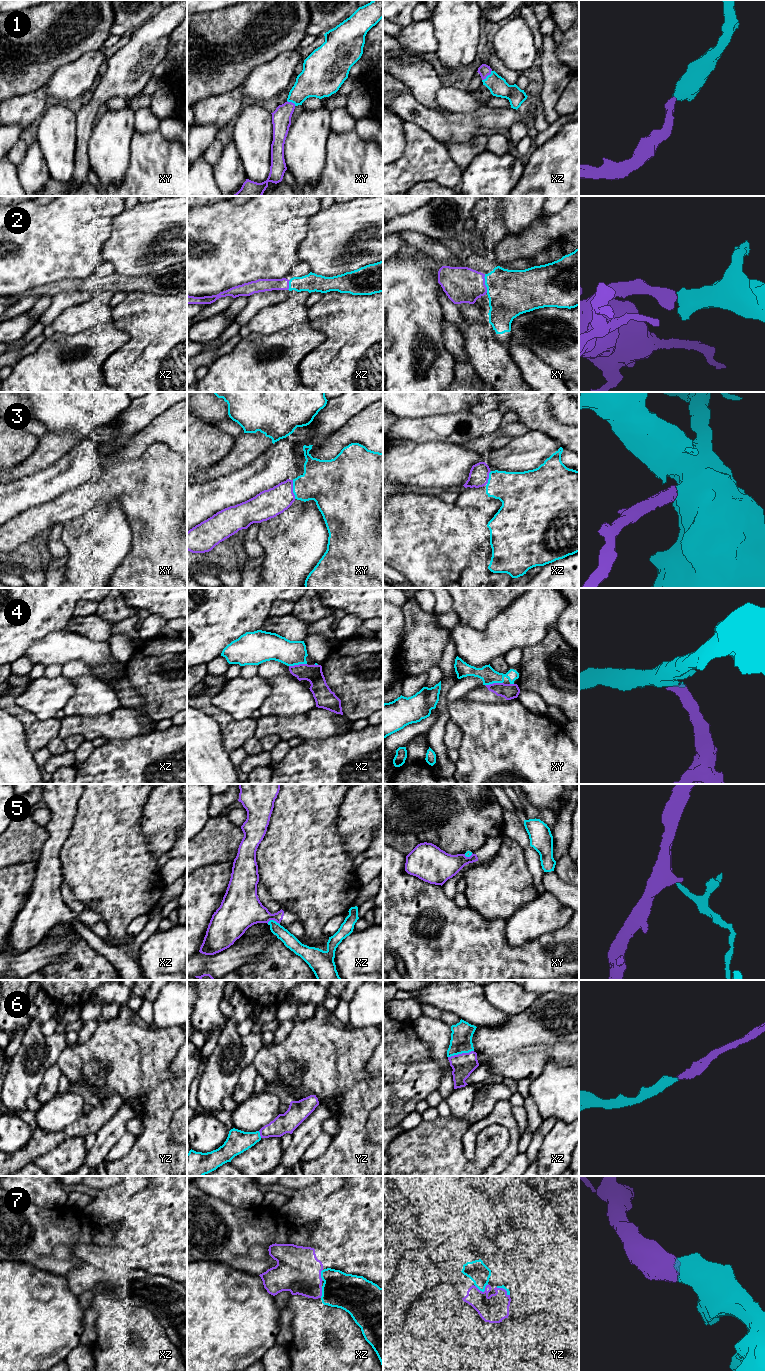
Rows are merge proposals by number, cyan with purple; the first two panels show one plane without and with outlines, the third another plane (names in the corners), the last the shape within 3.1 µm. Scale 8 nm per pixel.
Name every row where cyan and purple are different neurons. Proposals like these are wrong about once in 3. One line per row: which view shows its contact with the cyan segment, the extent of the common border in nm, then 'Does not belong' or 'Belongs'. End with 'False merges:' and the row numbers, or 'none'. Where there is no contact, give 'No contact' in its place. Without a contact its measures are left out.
1: Touches cyan in xz. Shared border 120 nm. Belongs
2: Touches cyan in xy. Shared border 150 nm. Belongs
3: Touches cyan in xy. Shared border 150 nm. Belongs
4: Touches cyan in xz. Shared border 150 nm. Does not belong
5: Touches cyan in xz. Shared border 110 nm. Does not belong
6: Touches cyan in xz. Shared border 220 nm. Belongs
7: Touches cyan in yz. Shared border 110 nm. Belongs
False merges: 4, 5

